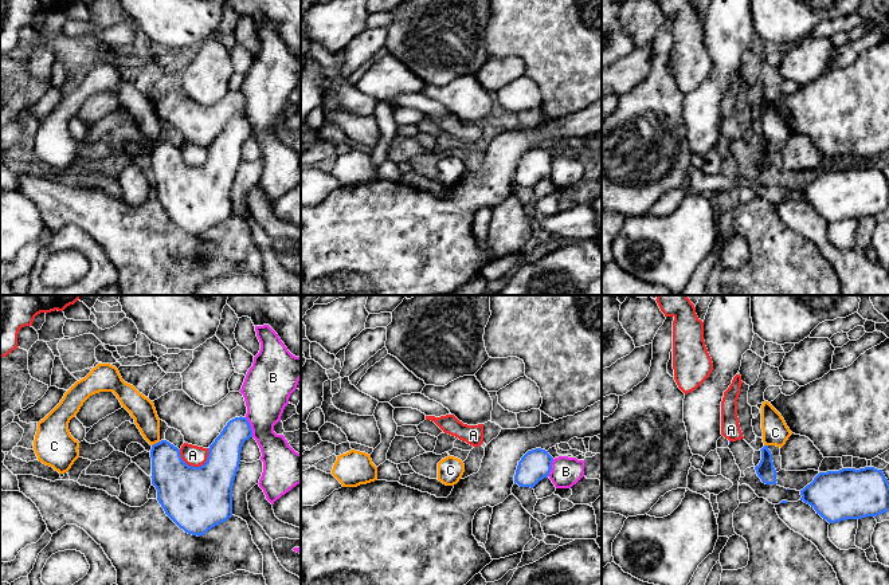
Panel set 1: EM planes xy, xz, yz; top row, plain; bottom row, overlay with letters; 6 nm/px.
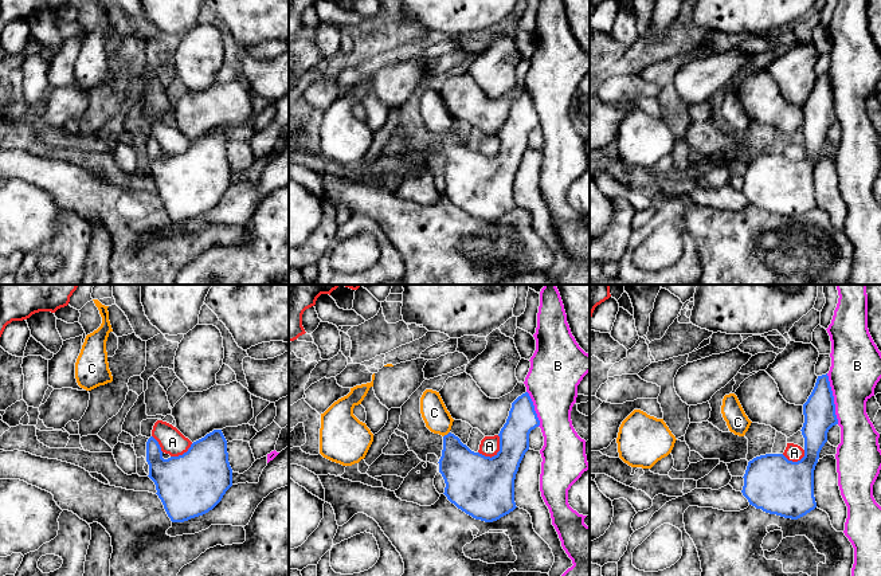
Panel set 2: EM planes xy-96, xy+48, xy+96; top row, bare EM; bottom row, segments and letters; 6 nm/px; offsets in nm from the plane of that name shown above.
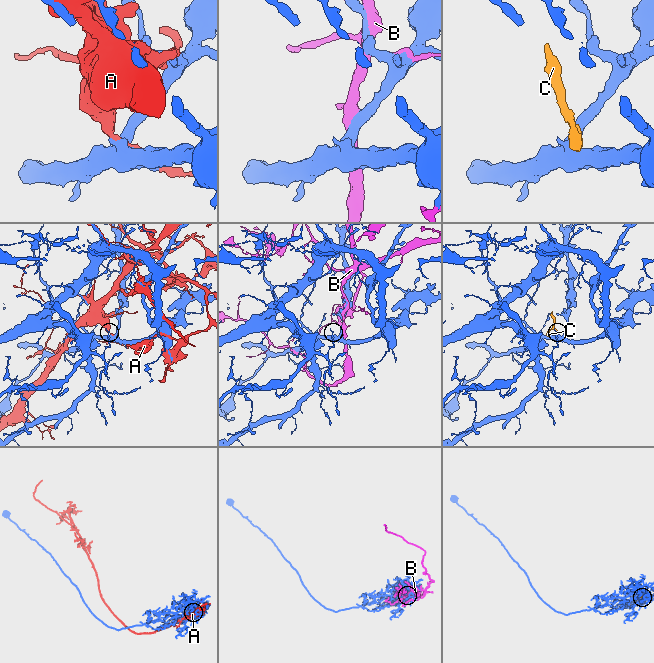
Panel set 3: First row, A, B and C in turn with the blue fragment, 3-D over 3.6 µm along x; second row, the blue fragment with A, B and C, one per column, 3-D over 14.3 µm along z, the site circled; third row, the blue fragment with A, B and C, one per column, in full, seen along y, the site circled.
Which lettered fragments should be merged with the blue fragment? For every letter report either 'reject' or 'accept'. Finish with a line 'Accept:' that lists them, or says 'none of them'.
A: reject
B: reject
C: reject
Accept: none of them

